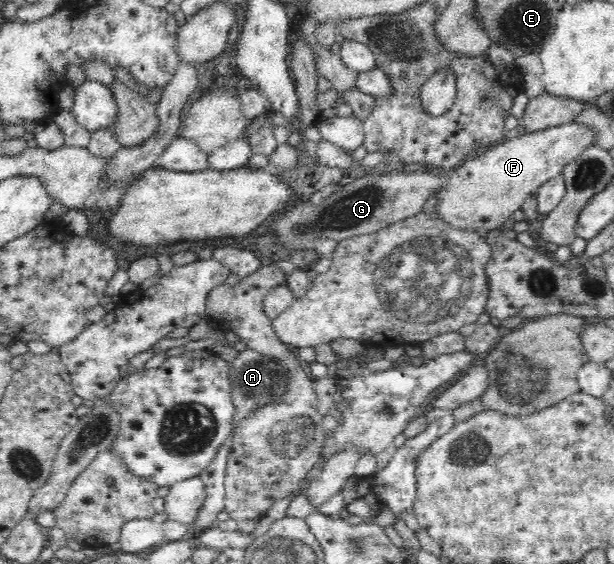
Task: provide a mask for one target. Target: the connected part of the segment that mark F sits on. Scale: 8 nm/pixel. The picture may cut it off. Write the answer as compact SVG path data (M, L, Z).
M582 122L560 124L535 132L514 133L503 144L497 144L474 154L462 162L458 169L451 172L448 183L437 193L438 205L435 211L441 215L442 220L450 223L450 226L480 233L496 230L510 219L517 209L525 206L526 199L531 193L537 192L546 181L562 174L568 163L577 159L578 155L584 153L588 147L594 146L594 143L596 143L594 129Z

